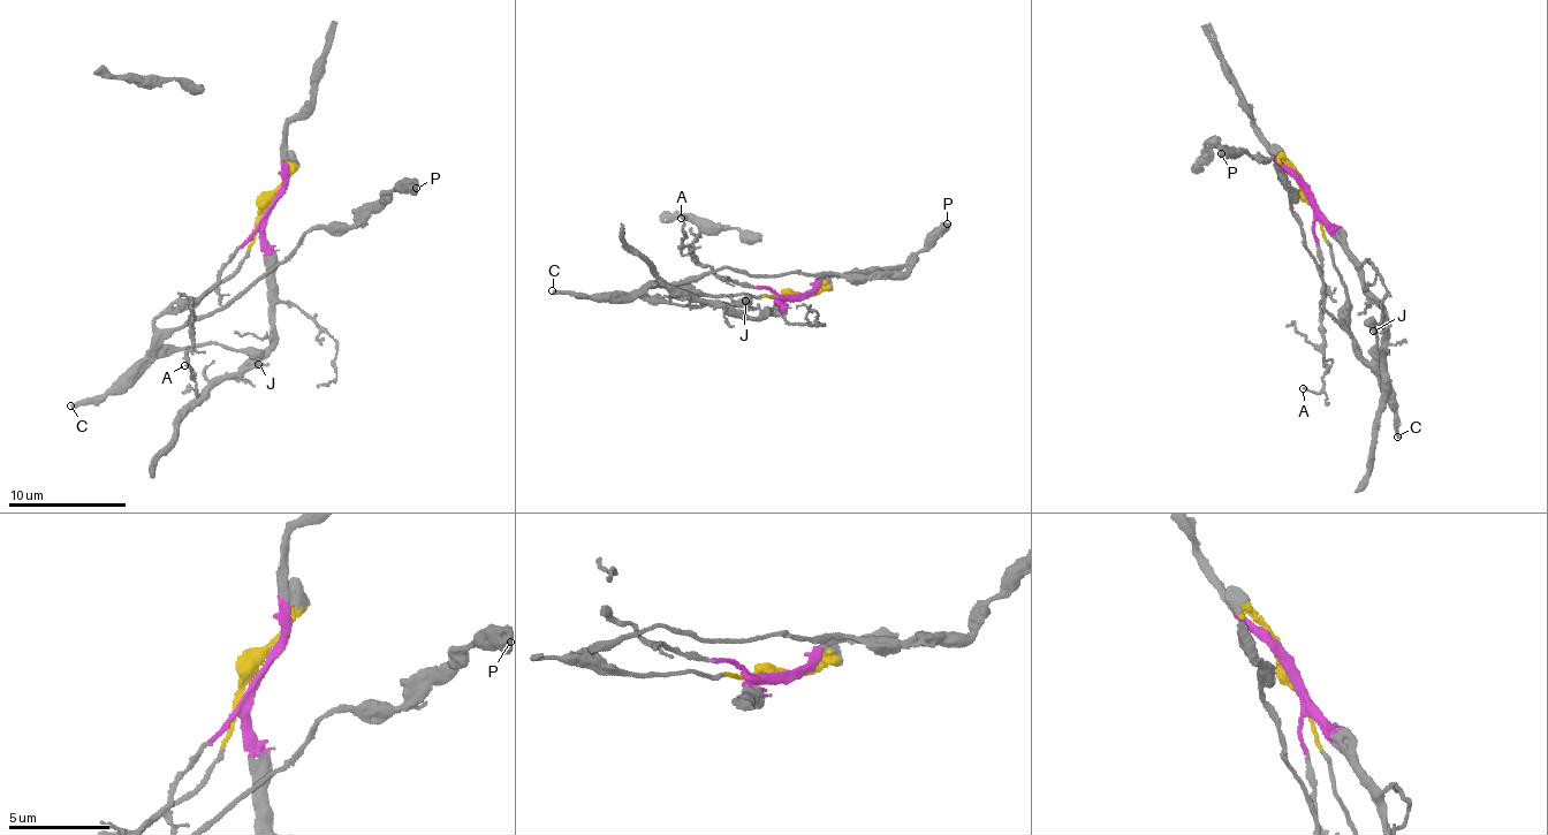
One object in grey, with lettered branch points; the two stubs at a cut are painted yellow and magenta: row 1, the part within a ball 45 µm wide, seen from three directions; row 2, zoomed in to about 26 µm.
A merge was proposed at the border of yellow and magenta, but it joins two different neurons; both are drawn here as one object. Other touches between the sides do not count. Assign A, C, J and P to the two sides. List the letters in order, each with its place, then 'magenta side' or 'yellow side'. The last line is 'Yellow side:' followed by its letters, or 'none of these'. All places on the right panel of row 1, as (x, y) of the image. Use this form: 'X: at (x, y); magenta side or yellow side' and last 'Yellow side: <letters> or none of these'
A: at (1303, 388); magenta side
C: at (1397, 437); yellow side
J: at (1373, 331); yellow side
P: at (1221, 153); yellow side
Yellow side: C, J, P

